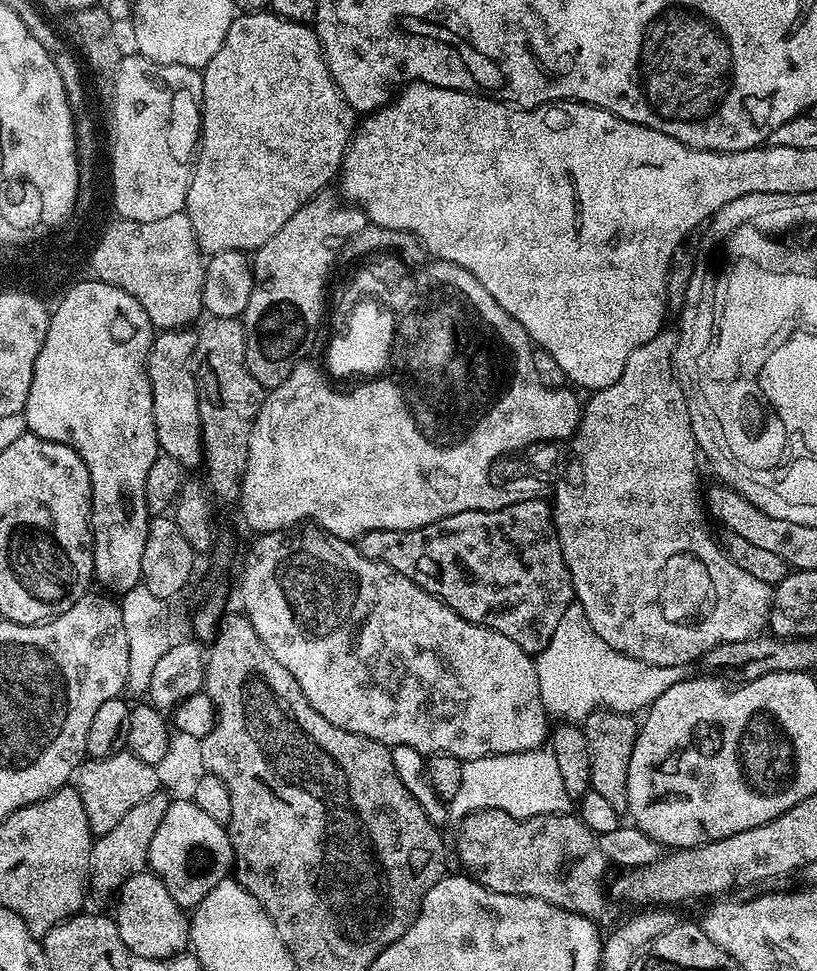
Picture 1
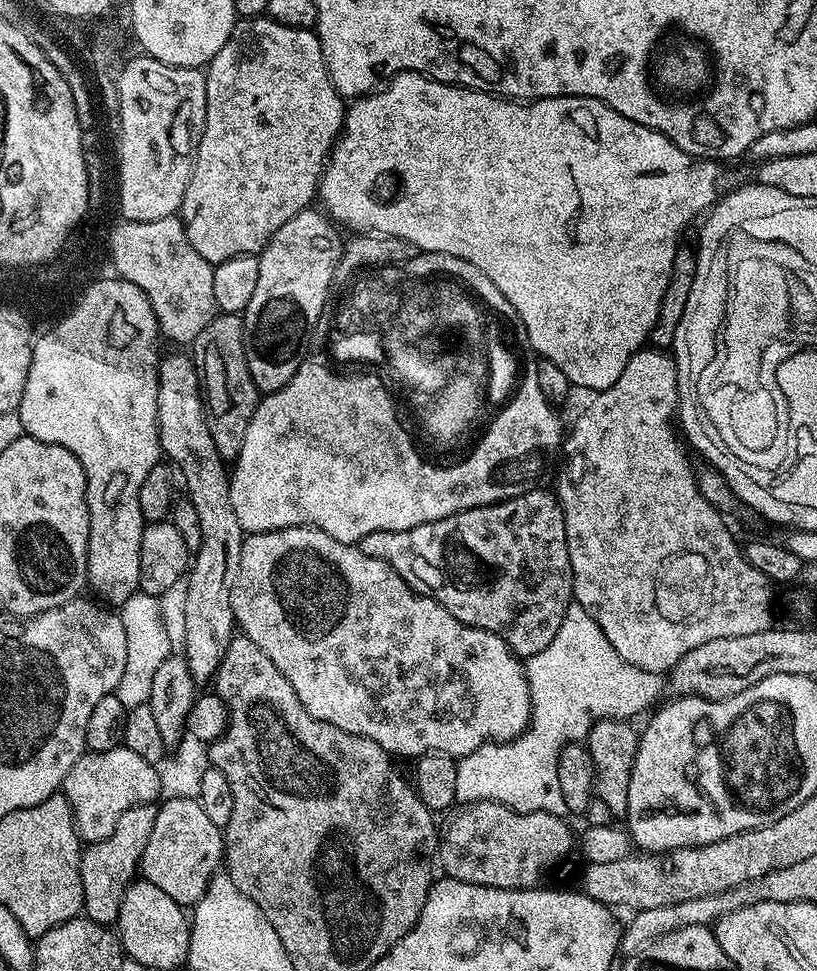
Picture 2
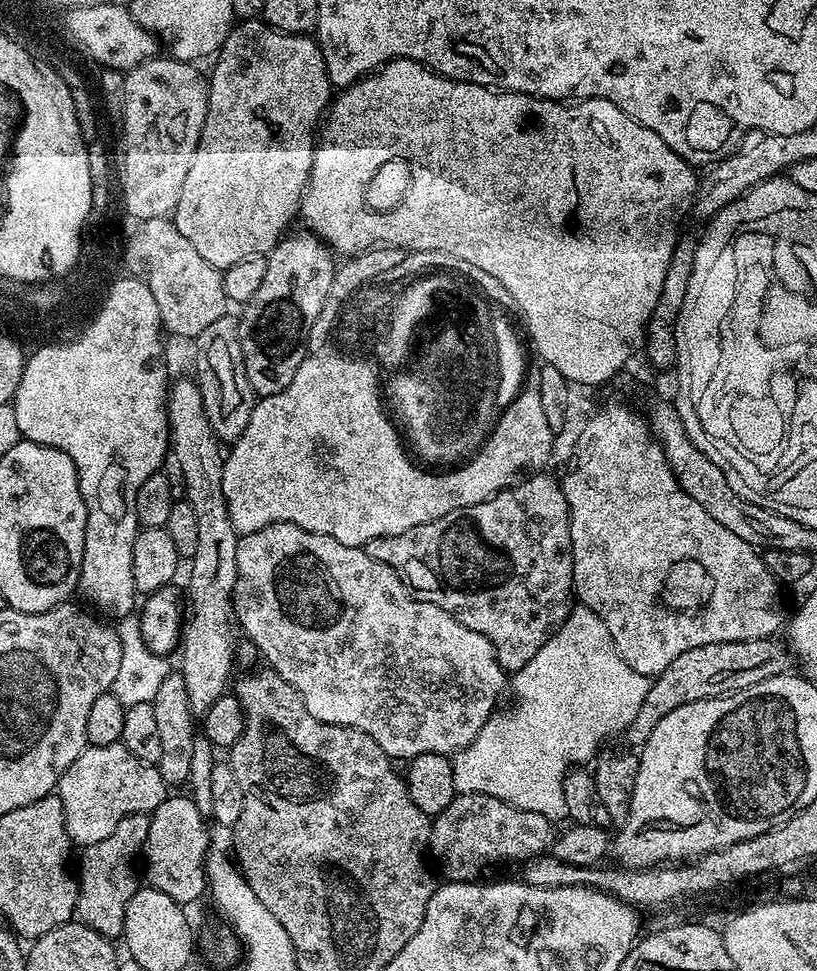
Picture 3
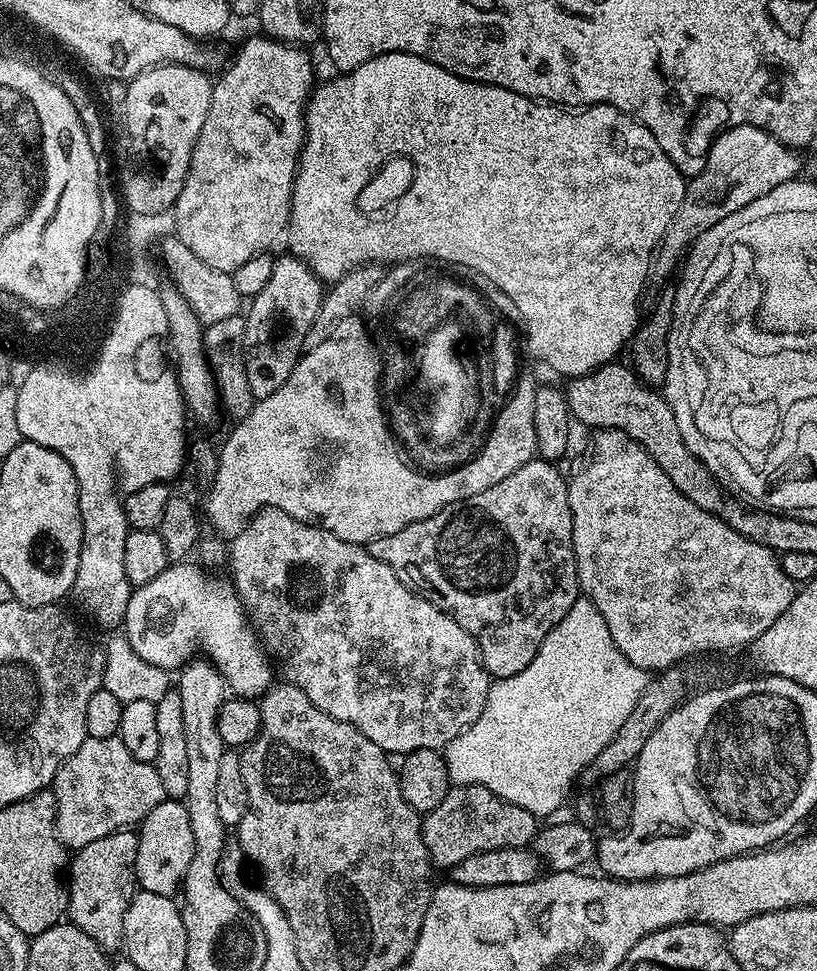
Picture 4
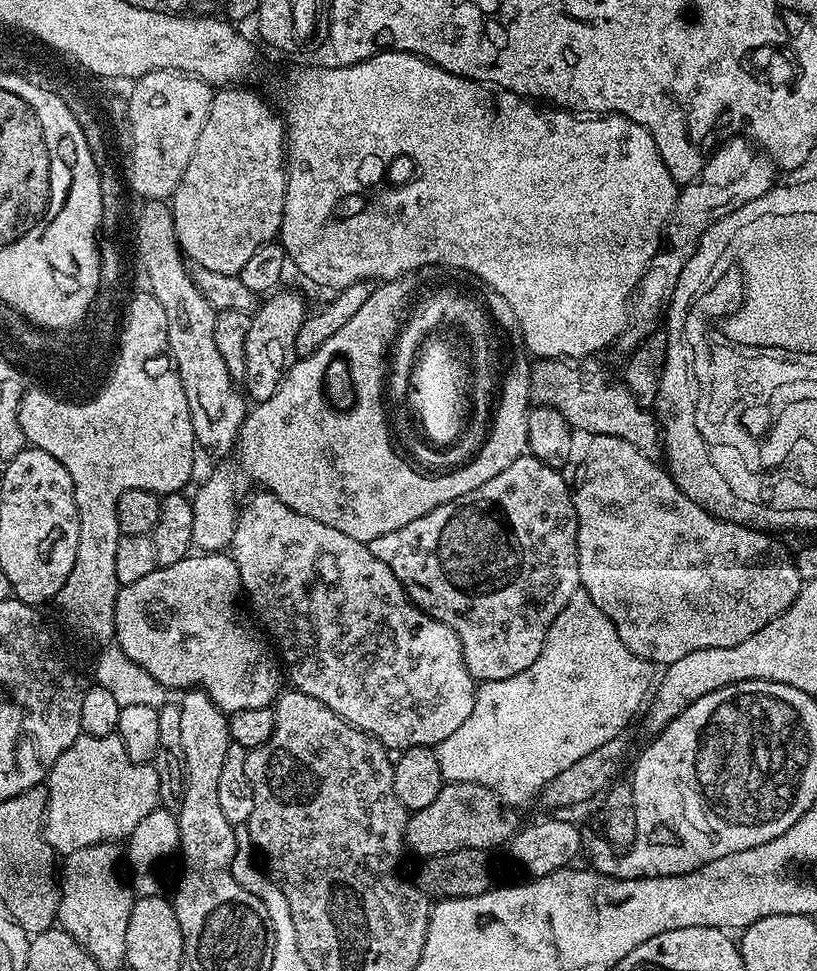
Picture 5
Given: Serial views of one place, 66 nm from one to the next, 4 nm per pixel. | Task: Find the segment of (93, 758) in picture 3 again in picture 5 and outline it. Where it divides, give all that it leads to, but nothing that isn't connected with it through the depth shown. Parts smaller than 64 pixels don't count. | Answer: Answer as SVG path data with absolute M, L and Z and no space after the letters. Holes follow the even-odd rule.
M80 735L54 762L48 771L48 805L50 817L44 821L44 840L57 854L67 854L95 844L111 844L127 841L128 835L160 804L158 794L158 774L155 763L139 764L130 762L126 746L122 746L119 736Z

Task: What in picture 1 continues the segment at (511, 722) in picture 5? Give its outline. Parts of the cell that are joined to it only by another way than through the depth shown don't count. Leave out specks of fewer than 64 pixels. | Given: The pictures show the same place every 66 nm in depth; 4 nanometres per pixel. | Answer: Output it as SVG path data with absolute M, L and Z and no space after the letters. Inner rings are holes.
M575 602L568 605L566 614L562 614L562 622L558 622L558 630L554 638L535 657L538 674L538 690L542 698L542 706L549 717L560 722L582 722L592 712L611 710L636 714L636 711L647 709L655 700L662 698L670 686L689 679L689 665L654 666L646 662L638 662L618 650L614 646L606 646L598 634L594 634L594 626L586 618L582 606ZM537 750L463 761L462 783L458 794L454 794L450 801L450 808L460 818L480 808L501 808L515 820L525 820L535 816L571 813L574 799L562 784L561 771L552 751Z

